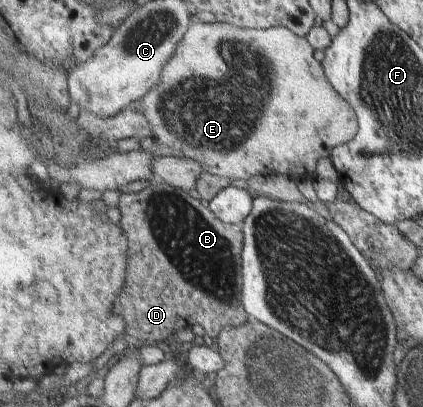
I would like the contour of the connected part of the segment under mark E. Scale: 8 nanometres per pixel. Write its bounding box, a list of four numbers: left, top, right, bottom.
[139,21,359,183]

